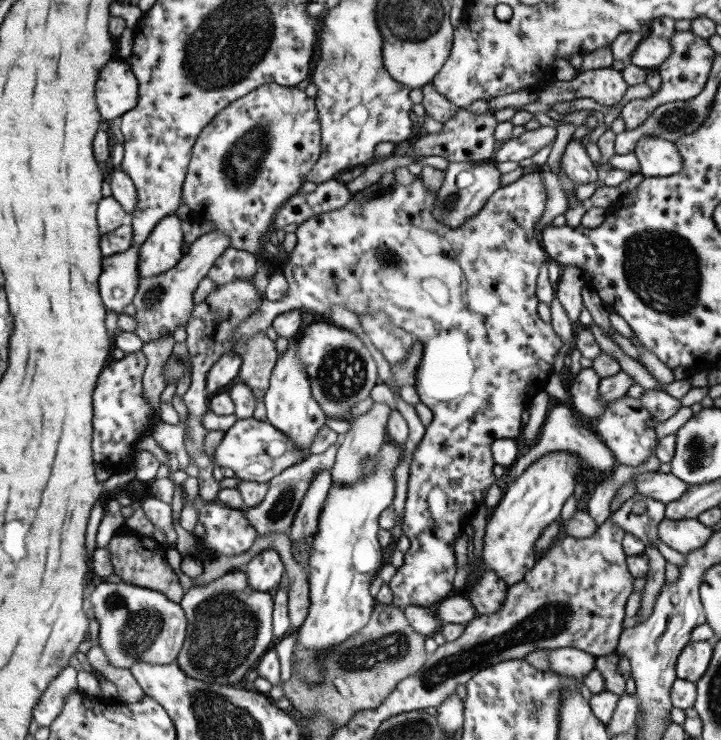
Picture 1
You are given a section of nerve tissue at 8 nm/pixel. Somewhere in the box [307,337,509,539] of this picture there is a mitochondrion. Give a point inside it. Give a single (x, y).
(341, 373)

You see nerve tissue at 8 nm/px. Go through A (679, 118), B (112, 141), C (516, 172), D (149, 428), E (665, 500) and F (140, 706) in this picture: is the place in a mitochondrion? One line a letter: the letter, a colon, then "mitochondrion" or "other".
A: mitochondrion
B: other
C: other
D: other
E: other
F: other

